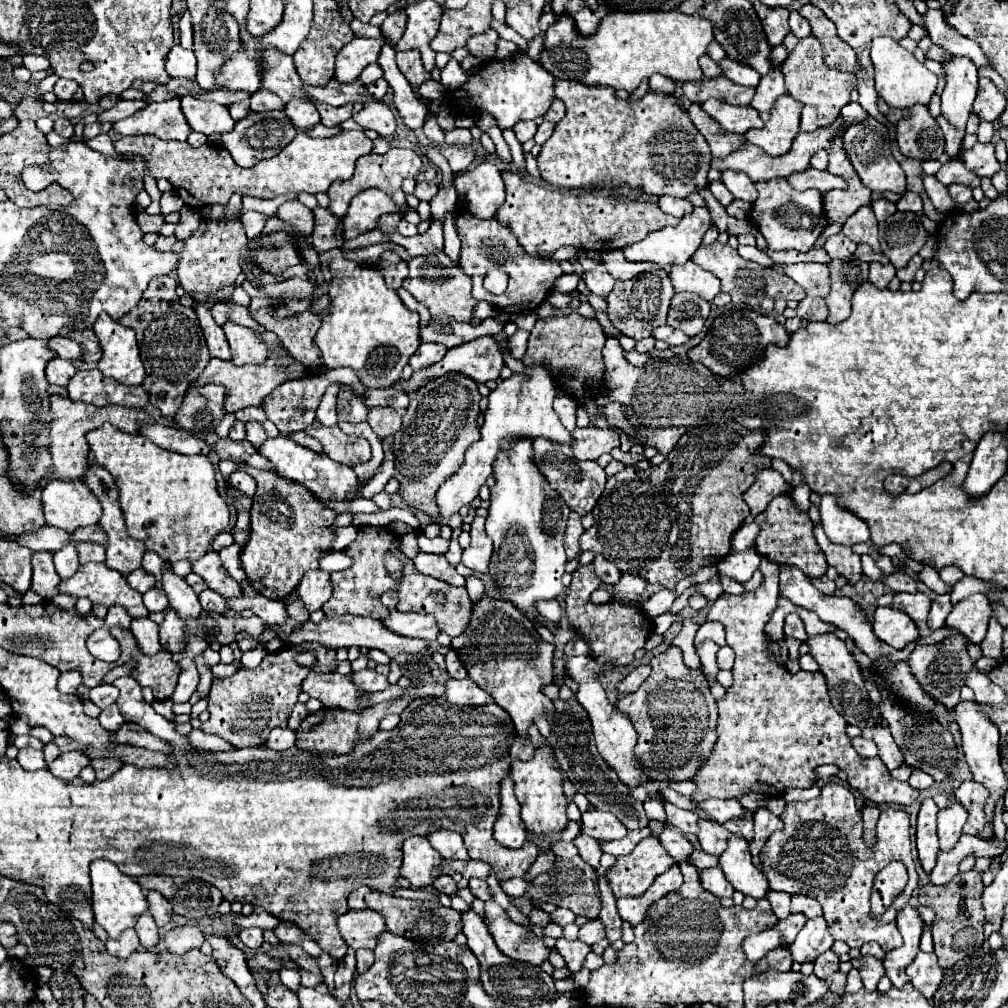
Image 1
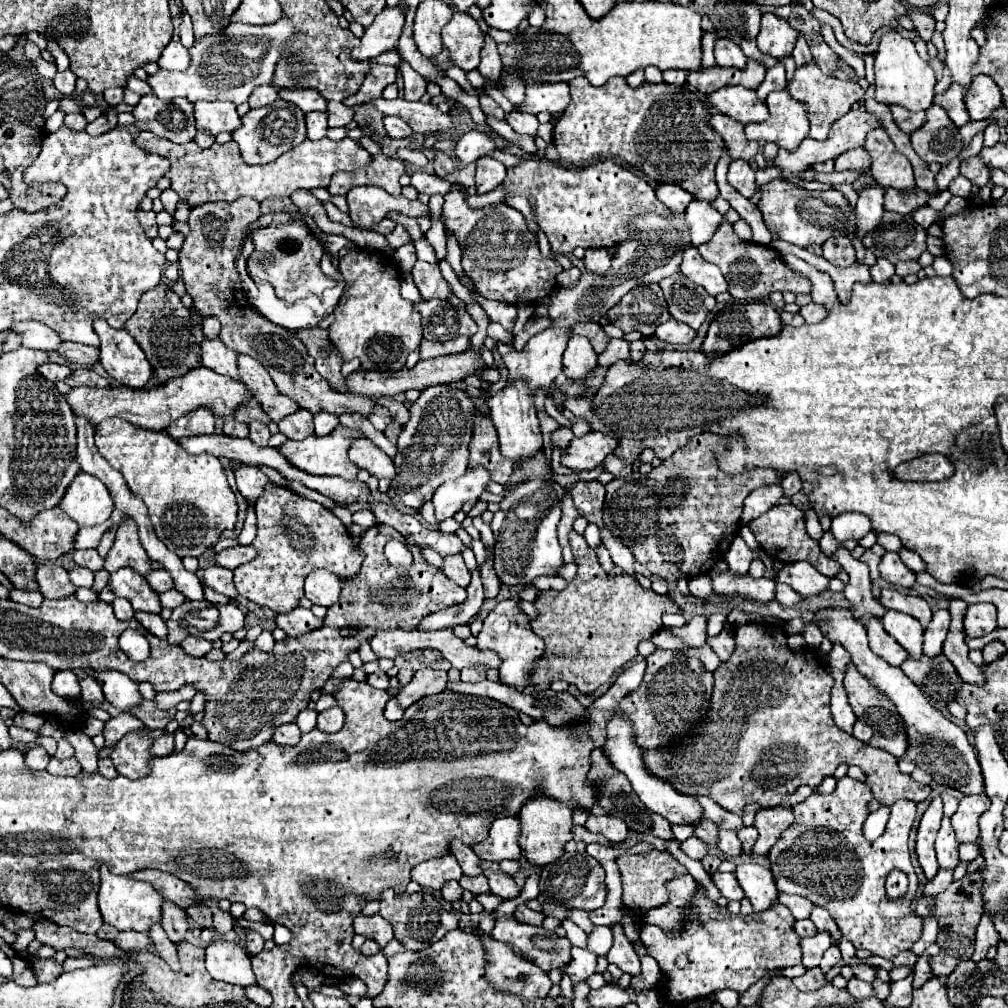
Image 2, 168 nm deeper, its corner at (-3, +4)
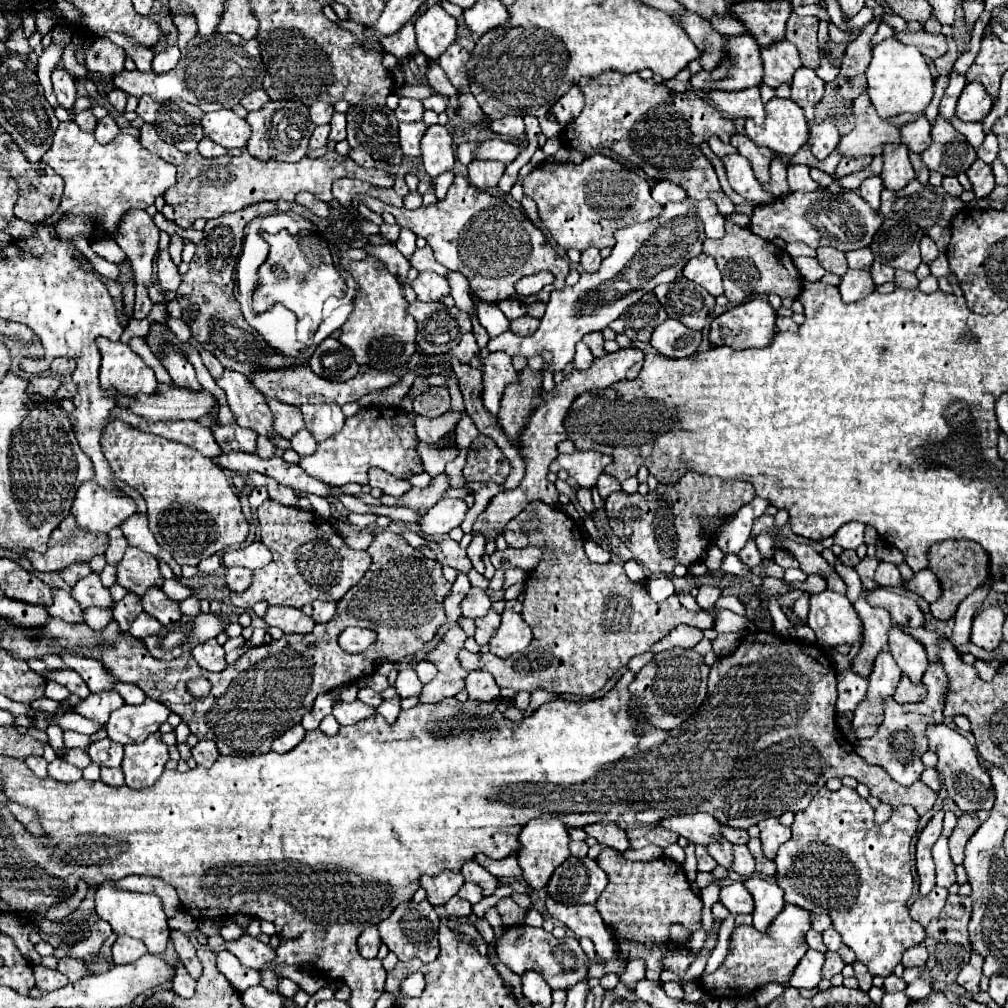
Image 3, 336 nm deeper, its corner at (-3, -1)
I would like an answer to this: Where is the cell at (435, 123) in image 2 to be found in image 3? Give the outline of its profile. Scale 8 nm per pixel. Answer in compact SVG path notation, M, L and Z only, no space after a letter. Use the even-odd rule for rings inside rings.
M430 126L424 134L422 140L422 162L430 178L436 178L438 174L452 170L450 168L450 158L454 160L454 150L452 150L452 134L446 126Z

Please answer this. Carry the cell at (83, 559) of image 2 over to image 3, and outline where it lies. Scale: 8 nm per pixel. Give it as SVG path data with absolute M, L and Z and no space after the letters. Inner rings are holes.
M80 564L80 566L70 566L70 568L64 568L62 572L60 572L60 578L72 588L80 578L84 578L84 576L88 576L92 570L90 570L90 566L88 564Z

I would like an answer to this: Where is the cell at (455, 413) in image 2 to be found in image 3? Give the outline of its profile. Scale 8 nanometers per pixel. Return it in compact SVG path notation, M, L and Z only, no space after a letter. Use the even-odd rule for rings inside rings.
M440 474L440 476L436 476L436 478L432 480L432 484L430 484L428 488L424 488L424 490L412 488L412 490L408 490L408 492L406 492L404 496L400 496L400 498L382 496L380 502L382 502L384 506L404 506L404 508L410 508L410 510L424 510L424 508L434 506L448 488L450 488L450 486L448 486L446 474Z

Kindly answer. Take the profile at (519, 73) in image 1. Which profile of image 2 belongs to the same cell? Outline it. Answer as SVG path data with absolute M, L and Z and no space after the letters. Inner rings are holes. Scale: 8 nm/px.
M528 81L526 85L526 99L522 105L516 105L516 111L522 111L522 113L532 113L532 115L538 115L542 111L546 113L562 113L566 109L570 101L570 93L568 93L568 83L536 83L536 81Z

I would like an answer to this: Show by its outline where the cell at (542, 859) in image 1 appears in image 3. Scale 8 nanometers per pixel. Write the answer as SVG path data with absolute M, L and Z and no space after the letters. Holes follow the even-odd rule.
M466 882L466 884L460 888L458 894L460 894L460 898L464 898L464 900L468 900L468 902L472 902L472 904L476 904L476 902L482 900L480 886L476 886L474 882Z

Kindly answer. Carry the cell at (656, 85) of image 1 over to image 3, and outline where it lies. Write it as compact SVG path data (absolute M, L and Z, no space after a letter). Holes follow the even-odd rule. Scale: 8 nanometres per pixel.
M684 68L684 70L680 70L672 80L666 80L664 84L666 84L670 90L674 90L674 92L686 92L686 90L688 90L690 76L692 76L692 74Z

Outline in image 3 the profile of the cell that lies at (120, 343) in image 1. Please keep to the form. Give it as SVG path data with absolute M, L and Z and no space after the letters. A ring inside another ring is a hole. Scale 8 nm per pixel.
M98 338L96 344L102 354L100 386L104 390L114 388L128 398L156 392L158 382L152 368L148 368L142 358L130 350L128 344L106 338Z

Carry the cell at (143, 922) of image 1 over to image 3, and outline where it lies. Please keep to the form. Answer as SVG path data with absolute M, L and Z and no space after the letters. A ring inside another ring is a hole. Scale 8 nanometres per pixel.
M180 960L174 962L174 968L176 968L176 978L172 980L172 990L182 998L192 998L196 992L196 982L188 976L188 972L180 964Z

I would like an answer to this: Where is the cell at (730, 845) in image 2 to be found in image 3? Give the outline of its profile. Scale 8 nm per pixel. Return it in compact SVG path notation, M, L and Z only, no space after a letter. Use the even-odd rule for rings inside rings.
M734 846L734 866L732 870L740 876L750 876L754 874L754 856L748 850L748 846Z

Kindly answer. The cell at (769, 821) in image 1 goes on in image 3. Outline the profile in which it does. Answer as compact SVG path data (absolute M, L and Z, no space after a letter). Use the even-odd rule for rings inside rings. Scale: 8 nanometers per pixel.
M778 818L760 820L758 822L758 828L760 828L760 840L762 840L764 856L770 858L770 860L774 860L776 858L776 852L778 852L778 846L784 844L790 838L790 828L782 826L778 822Z

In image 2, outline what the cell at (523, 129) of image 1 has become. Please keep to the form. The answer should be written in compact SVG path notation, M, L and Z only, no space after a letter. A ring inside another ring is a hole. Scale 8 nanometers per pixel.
M512 111L510 115L506 115L506 121L520 135L536 135L536 131L538 131L538 119L536 119L536 115L530 115L530 113Z

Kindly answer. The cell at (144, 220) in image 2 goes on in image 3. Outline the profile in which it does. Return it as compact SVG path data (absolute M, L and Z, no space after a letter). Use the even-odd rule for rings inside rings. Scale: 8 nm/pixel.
M128 210L120 224L118 224L118 230L116 230L116 242L118 246L126 252L128 260L132 262L132 268L134 268L134 278L136 278L136 306L134 306L134 318L142 320L150 314L150 308L152 308L152 300L148 298L148 290L146 286L152 284L152 262L154 262L154 254L158 252L158 228L154 226L152 218L144 212L144 210Z

